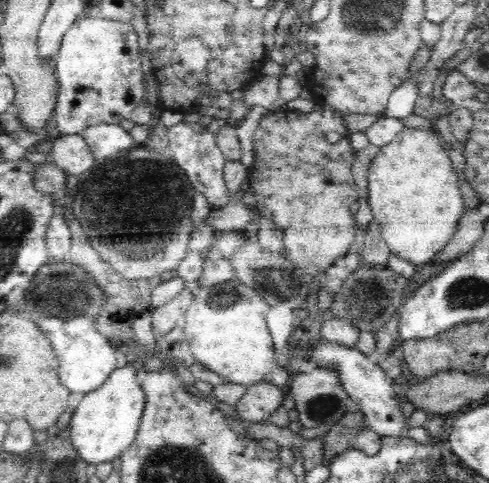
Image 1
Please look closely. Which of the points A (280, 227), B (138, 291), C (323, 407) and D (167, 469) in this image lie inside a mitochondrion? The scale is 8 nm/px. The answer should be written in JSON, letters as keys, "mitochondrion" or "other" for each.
{"A":"other","B":"other","C":"mitochondrion","D":"mitochondrion"}

